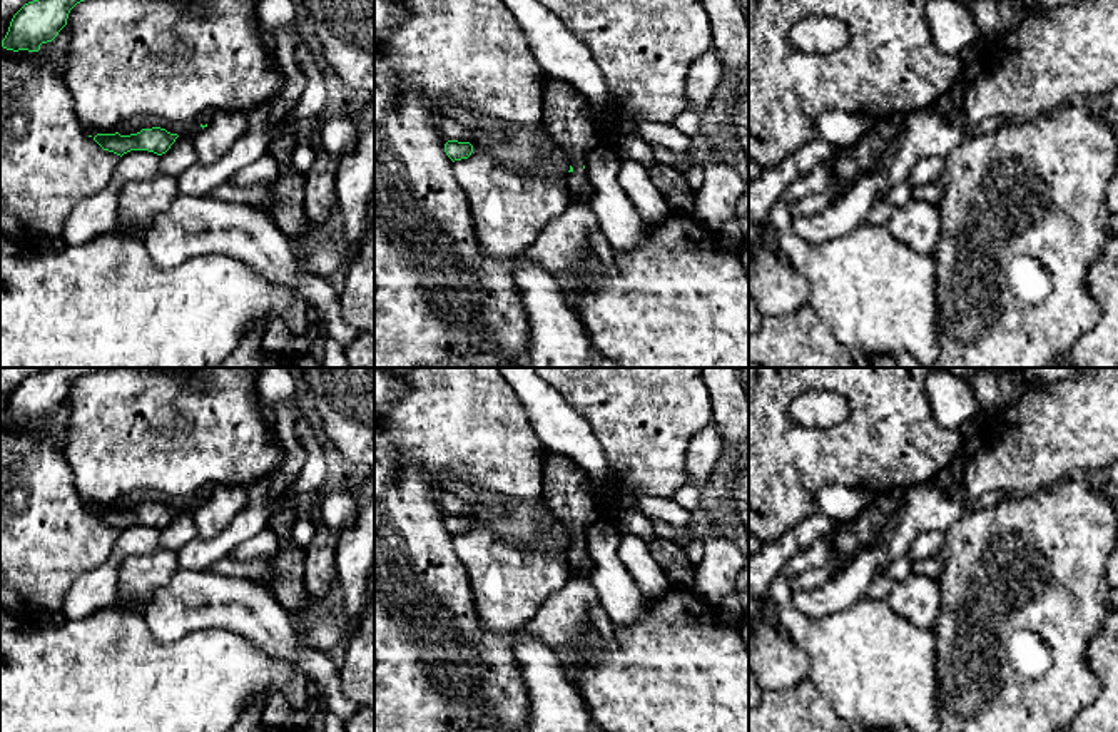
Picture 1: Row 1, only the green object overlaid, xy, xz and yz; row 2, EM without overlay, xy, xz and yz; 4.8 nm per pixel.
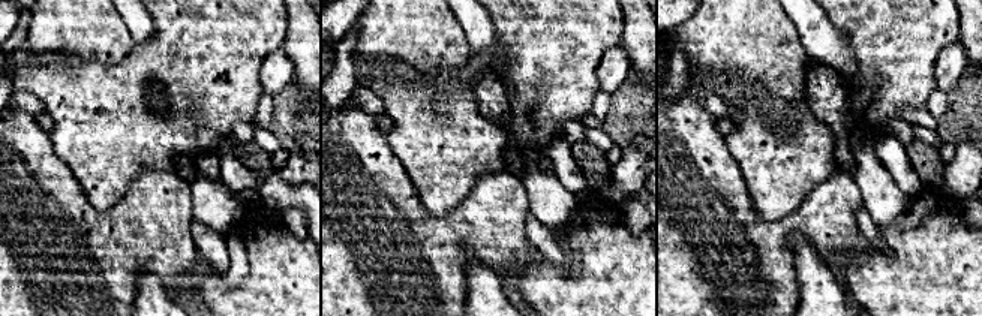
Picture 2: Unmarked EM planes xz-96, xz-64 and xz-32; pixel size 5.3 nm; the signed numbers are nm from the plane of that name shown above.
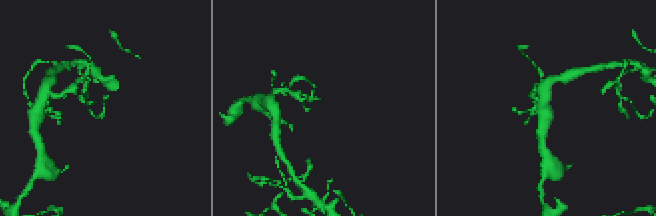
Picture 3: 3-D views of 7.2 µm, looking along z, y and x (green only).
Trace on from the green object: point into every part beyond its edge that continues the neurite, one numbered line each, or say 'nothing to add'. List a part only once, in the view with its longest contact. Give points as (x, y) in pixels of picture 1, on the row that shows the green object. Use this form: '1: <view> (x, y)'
1: xz (567, 117)

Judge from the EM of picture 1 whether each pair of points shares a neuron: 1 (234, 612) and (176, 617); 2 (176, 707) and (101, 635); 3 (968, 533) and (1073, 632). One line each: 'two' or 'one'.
1: one
2: one
3: one

